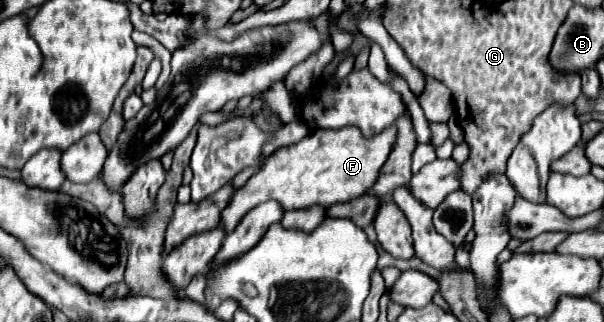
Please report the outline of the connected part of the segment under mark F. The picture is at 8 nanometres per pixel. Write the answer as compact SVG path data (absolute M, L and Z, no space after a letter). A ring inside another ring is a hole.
M358 127L342 129L316 129L302 141L276 149L240 189L236 189L230 205L222 211L220 227L230 233L238 221L256 205L270 199L278 201L286 211L306 209L312 205L330 207L334 203L352 201L372 189L376 183L384 161L388 159L392 147L396 145L396 127L388 127L372 139L360 135Z

